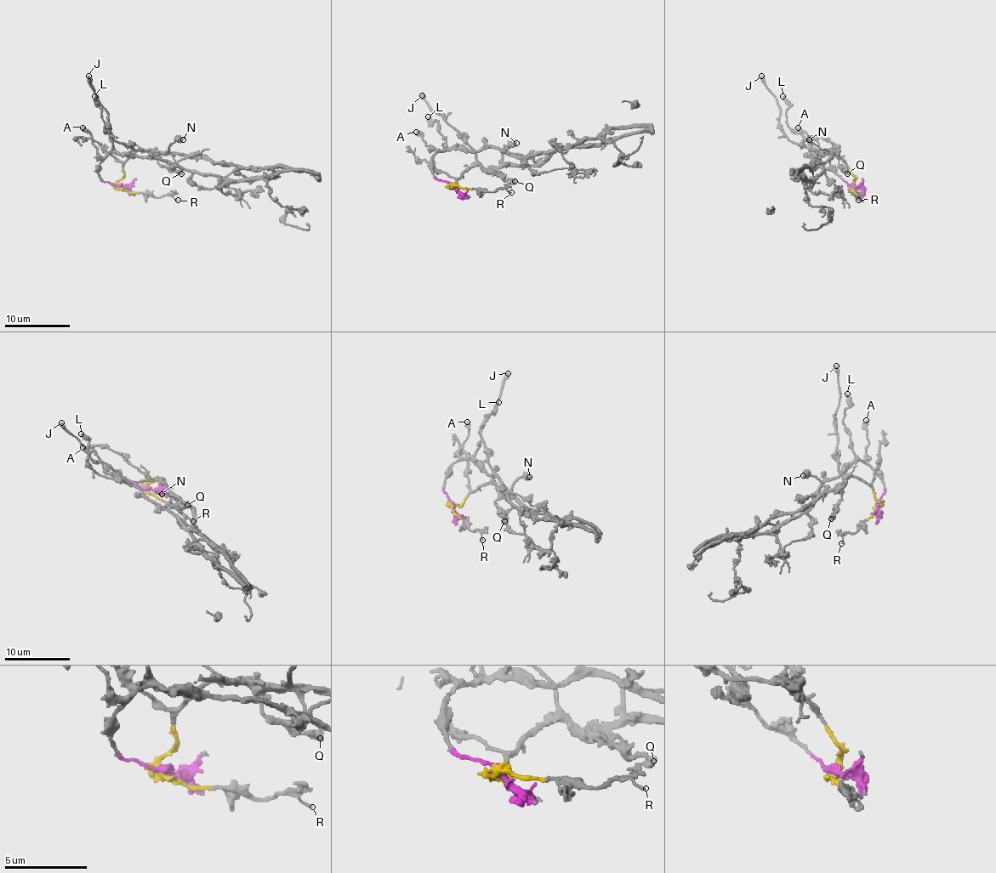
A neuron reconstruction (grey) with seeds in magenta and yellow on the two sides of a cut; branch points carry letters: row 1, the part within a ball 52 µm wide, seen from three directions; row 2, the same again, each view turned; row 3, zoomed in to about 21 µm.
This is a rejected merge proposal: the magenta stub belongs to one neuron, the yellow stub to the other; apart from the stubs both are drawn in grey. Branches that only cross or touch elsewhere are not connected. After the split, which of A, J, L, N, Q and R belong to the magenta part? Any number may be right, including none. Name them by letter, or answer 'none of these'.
A, L

